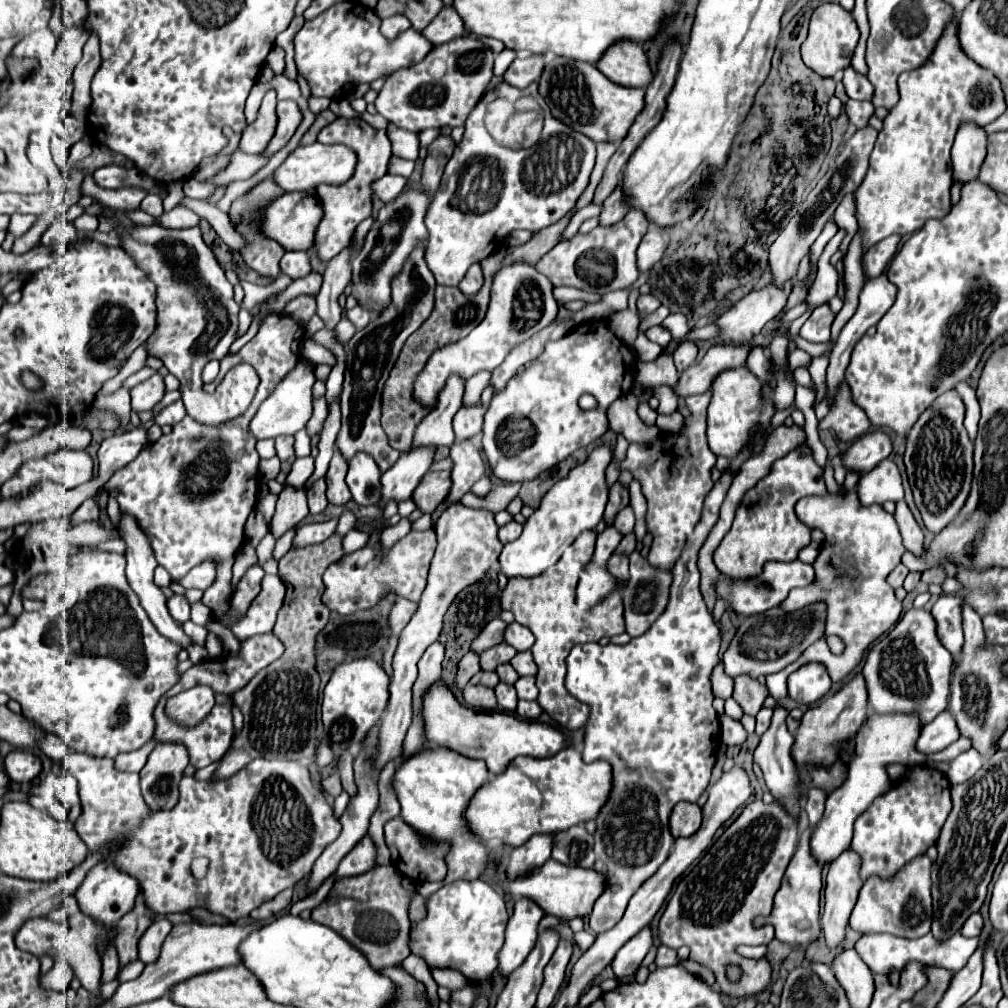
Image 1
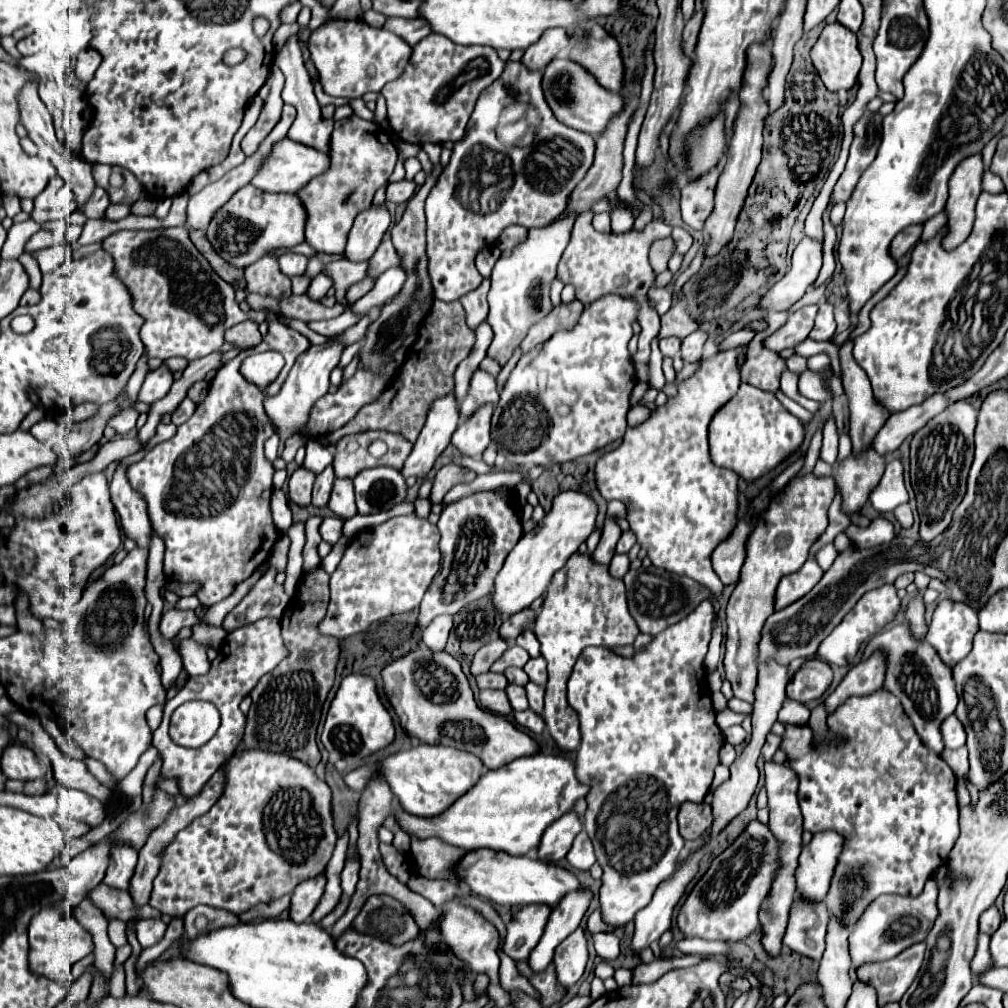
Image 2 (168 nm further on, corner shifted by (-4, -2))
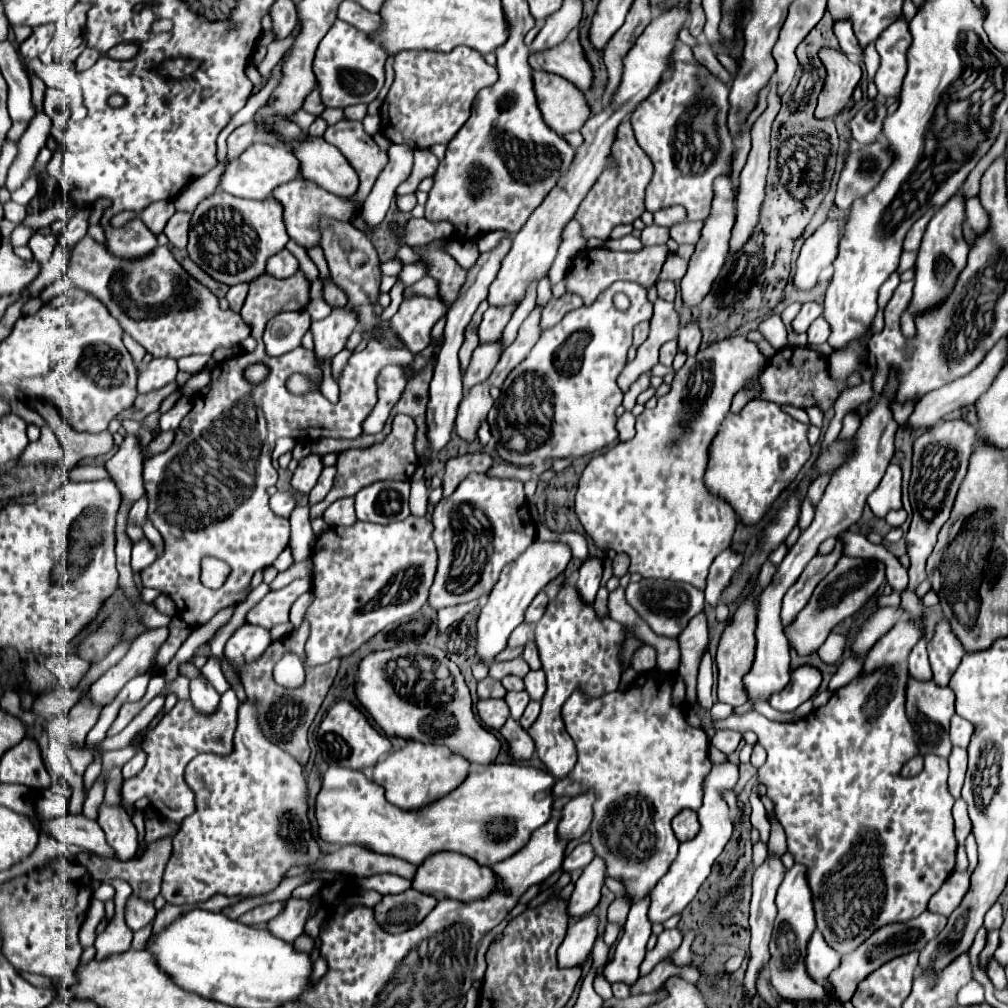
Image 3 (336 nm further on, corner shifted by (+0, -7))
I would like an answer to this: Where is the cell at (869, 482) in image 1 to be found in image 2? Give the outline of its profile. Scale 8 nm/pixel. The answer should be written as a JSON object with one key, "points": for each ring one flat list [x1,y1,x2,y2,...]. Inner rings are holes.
{"points":[[889,460,879,484,869,494,869,502,881,514,895,510,899,504,905,504,909,494,903,482,903,466,899,460]]}

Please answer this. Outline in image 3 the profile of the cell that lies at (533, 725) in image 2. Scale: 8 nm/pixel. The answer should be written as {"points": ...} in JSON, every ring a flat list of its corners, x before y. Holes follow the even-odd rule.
{"points":[[509,719,499,733,507,741,509,757,513,761,529,761,531,759,531,755,535,751,533,739,527,735,527,731,515,719]]}

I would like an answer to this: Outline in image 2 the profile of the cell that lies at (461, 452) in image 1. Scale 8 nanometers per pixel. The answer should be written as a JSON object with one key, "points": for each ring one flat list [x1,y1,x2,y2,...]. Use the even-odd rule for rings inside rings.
{"points":[[483,406,469,420,461,422,453,432,451,444,465,456,479,458,489,446,489,422,493,406]]}

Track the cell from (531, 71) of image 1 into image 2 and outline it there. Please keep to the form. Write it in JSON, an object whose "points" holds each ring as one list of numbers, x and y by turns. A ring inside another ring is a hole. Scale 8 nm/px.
{"points":[[549,28,539,42,535,42,533,46,529,46,521,58,521,64,529,66,529,70,545,70,545,66,557,56,557,52,561,52,563,48,567,48,571,42,565,34,565,30,561,28]]}

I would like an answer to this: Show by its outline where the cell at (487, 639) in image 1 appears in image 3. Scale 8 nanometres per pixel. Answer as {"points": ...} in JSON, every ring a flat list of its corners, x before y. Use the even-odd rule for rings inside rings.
{"points":[[541,591,541,593,537,595,537,599,533,599,533,603,529,605,529,609,527,609,527,613,525,613,525,621,537,623,537,621,543,617,545,607,547,607,547,593]]}

